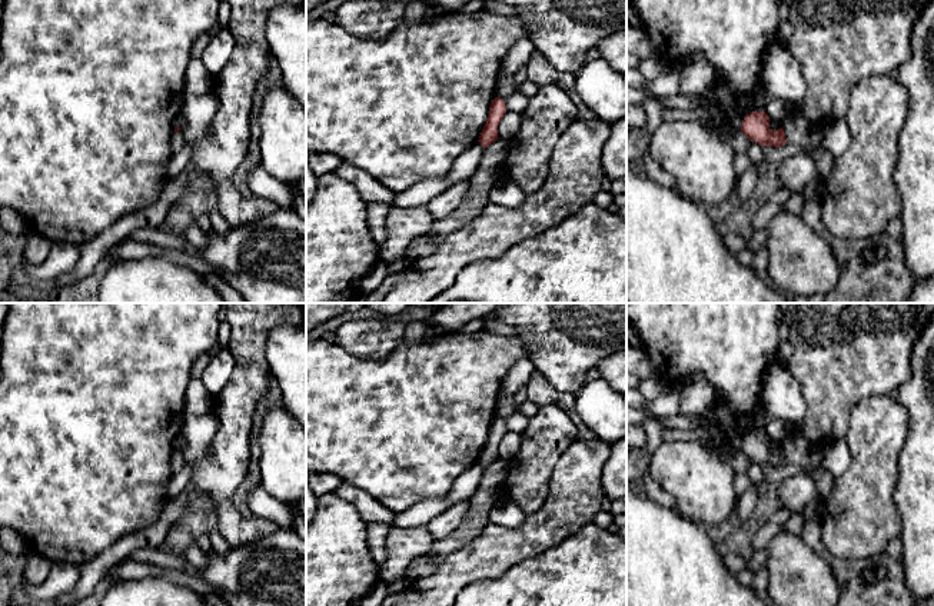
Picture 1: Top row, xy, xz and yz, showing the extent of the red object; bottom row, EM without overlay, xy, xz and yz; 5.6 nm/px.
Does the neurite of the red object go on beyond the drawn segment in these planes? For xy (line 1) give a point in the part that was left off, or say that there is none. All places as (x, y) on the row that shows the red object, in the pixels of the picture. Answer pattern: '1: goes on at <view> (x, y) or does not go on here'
1: does not go on here

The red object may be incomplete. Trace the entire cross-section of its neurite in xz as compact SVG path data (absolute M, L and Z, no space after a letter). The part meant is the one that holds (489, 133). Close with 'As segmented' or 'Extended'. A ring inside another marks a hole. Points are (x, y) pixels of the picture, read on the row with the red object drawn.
M495 97L493 101L491 103L488 120L478 140L483 149L499 139L498 126L505 113L506 113L506 106L503 99Z. As segmented

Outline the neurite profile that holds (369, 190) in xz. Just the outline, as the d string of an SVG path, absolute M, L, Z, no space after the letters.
M342 163L335 172L345 182L352 184L360 199L368 203L383 203L390 206L396 193L390 192L379 182L372 179L366 172L349 163Z

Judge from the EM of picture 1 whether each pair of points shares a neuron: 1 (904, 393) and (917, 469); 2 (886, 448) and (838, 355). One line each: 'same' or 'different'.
1: same
2: different

